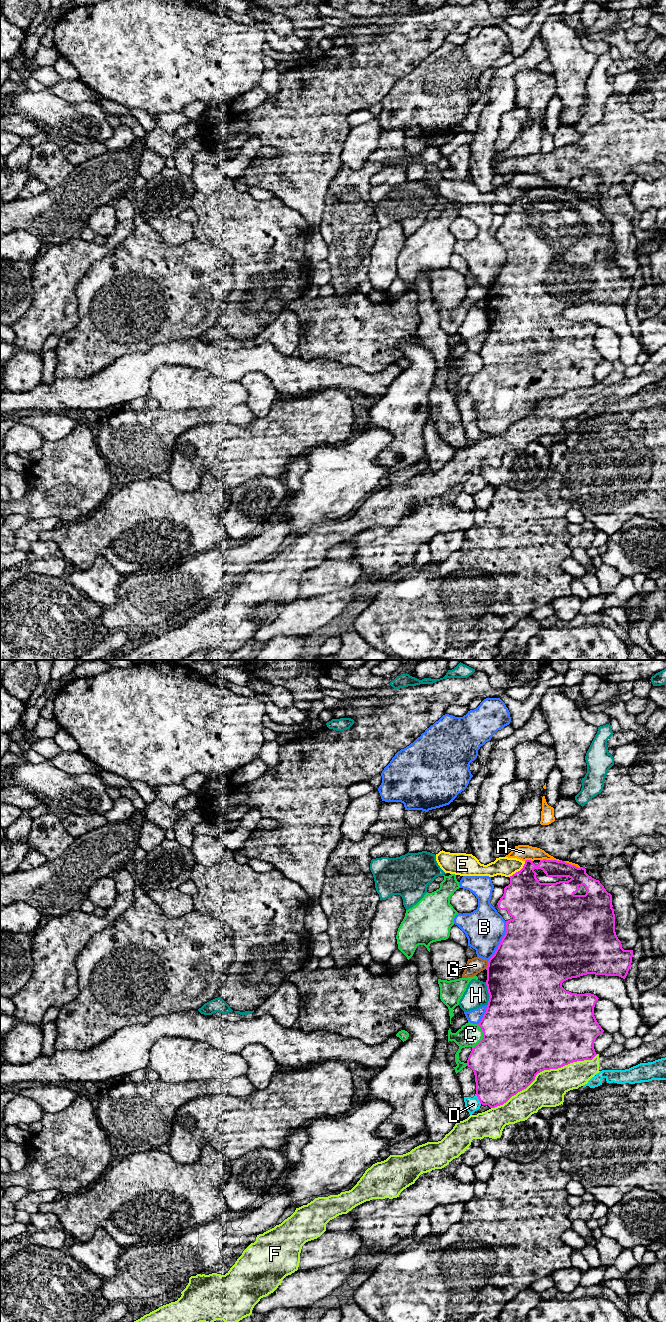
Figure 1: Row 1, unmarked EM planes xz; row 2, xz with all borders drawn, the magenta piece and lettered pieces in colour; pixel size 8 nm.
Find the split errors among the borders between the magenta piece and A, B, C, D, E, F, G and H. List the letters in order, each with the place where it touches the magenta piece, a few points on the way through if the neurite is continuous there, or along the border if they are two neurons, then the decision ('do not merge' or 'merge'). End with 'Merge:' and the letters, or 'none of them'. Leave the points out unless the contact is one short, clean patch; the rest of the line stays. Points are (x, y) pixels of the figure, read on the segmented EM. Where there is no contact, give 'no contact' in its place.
A: meets magenta in xz at (550, 860); do not merge
B: meets magenta in xz at (501, 941); do not merge
C: meets magenta in xz at (483, 1036); do not merge
D: meets magenta in xz at (478, 1098); border along xz (475, 1094), (481, 1103); do not merge
E: meets magenta in xz at (518, 871); do not merge
F: meets magenta in xz at (543, 1070); do not merge
G: meets magenta in xz at (488, 965); border along xz (488, 961), (488, 965), (485, 968); do not merge
H: meets magenta in xz at (489, 994); do not merge
Merge: none of them

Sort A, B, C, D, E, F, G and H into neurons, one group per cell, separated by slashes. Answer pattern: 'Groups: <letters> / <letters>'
Groups: A / B / C / D / E / F / G / H

